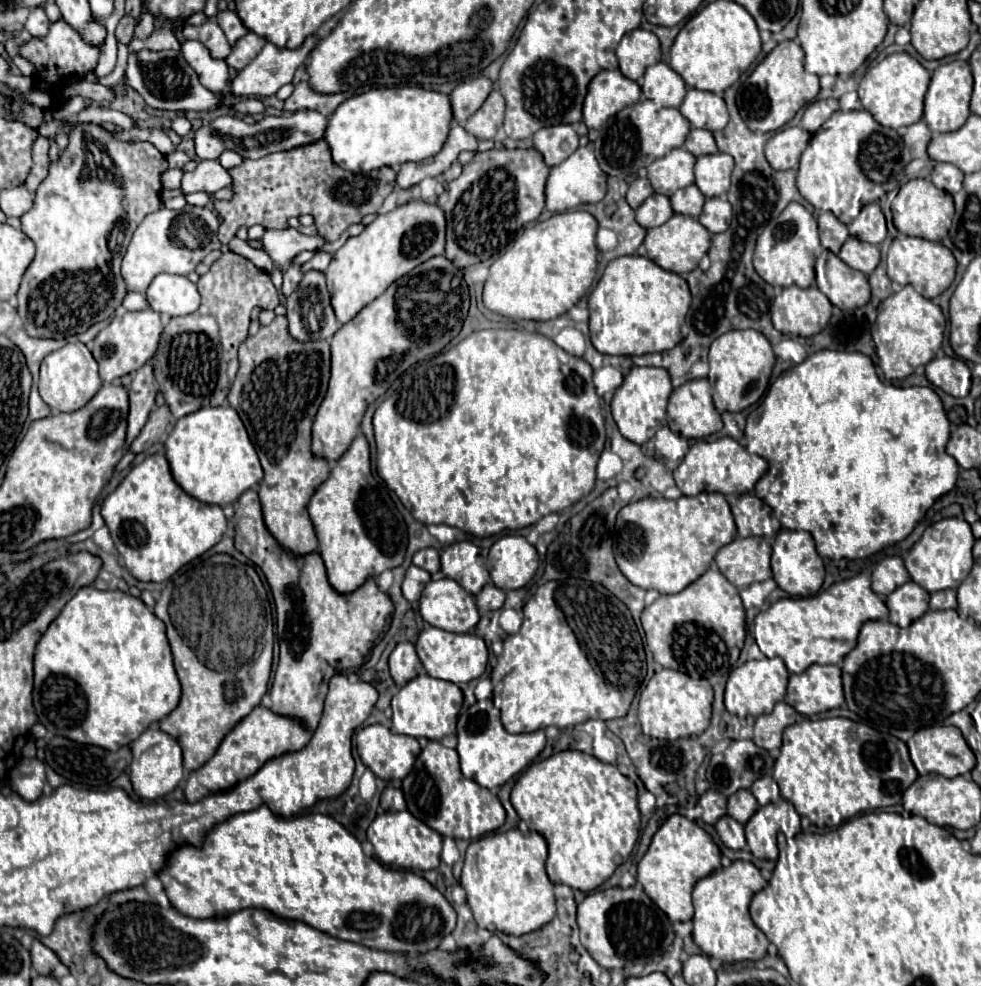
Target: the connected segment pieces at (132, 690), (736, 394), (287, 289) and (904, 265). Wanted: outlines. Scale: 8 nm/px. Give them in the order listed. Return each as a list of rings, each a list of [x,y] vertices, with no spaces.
[[[93,585],[79,589],[39,639],[33,663],[33,705],[39,723],[43,723],[53,735],[97,745],[107,751],[117,751],[119,747],[133,743],[151,723],[167,717],[181,697],[181,685],[173,669],[163,621],[157,619],[141,599],[119,589],[97,591]]]
[[[755,329],[729,331],[717,337],[717,341],[713,341],[709,349],[709,379],[713,381],[713,389],[719,395],[723,409],[735,413],[755,405],[769,387],[773,363],[775,355],[771,351],[771,343]]]
[[[291,265],[283,275],[283,293],[291,295],[293,289],[297,289],[297,285],[301,283],[301,277],[303,277],[301,265]]]
[[[899,235],[893,239],[887,255],[887,275],[891,281],[897,281],[899,285],[913,285],[917,293],[921,293],[927,299],[933,299],[941,295],[955,279],[955,257],[953,253],[941,245],[919,237],[907,237]]]

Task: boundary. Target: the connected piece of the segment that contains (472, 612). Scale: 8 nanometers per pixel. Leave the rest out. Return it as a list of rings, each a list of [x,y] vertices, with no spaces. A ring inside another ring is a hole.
[[[449,577],[425,585],[419,613],[429,625],[451,633],[467,633],[480,619],[474,597]]]

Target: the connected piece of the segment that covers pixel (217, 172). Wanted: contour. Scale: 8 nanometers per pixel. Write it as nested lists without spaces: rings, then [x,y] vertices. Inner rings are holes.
[[[199,161],[195,171],[189,171],[183,175],[181,191],[183,193],[195,193],[205,191],[213,195],[215,191],[229,187],[233,183],[229,169],[225,169],[219,161]]]

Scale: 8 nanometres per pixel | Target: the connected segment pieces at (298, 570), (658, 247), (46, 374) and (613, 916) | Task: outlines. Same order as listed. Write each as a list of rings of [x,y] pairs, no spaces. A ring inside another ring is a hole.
[[[245,491],[235,505],[235,549],[261,567],[277,607],[281,655],[269,691],[273,701],[271,711],[301,721],[313,733],[323,713],[329,679],[339,667],[355,669],[367,661],[373,645],[389,629],[393,603],[377,589],[375,579],[367,579],[351,595],[341,595],[329,585],[325,565],[317,553],[295,557],[281,549],[263,525],[261,503],[255,491]]]
[[[673,215],[661,227],[647,229],[647,237],[645,237],[643,245],[647,247],[647,257],[653,263],[663,267],[665,271],[681,275],[681,273],[689,273],[697,267],[697,263],[701,261],[701,257],[707,253],[707,249],[711,245],[709,239],[711,239],[709,231],[697,219],[687,217],[687,215]]]
[[[69,343],[53,353],[49,353],[41,363],[41,379],[39,379],[39,393],[41,399],[53,411],[77,411],[87,405],[93,395],[101,389],[103,381],[97,373],[97,361],[93,359],[91,351],[83,343]]]
[[[609,887],[589,893],[577,907],[581,943],[605,969],[659,961],[673,943],[673,923],[641,887]]]

